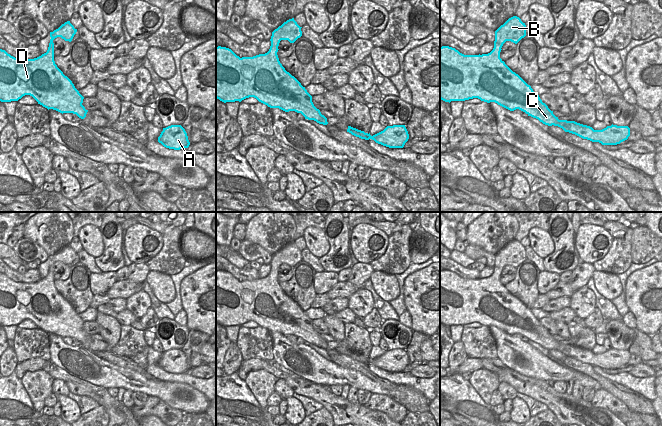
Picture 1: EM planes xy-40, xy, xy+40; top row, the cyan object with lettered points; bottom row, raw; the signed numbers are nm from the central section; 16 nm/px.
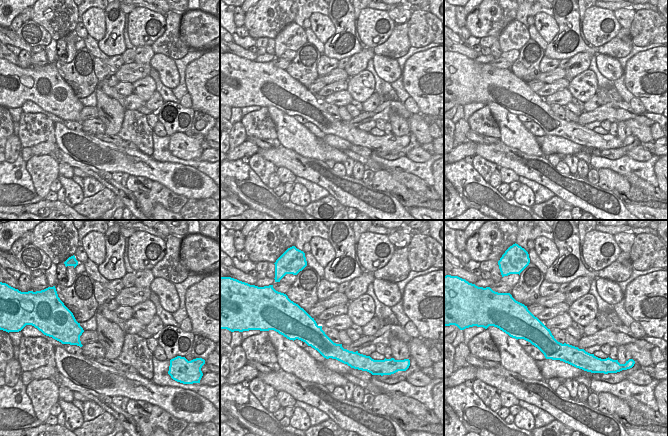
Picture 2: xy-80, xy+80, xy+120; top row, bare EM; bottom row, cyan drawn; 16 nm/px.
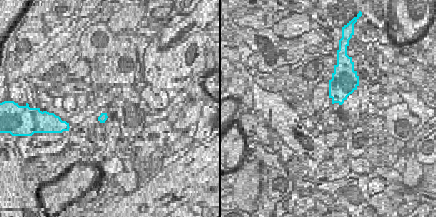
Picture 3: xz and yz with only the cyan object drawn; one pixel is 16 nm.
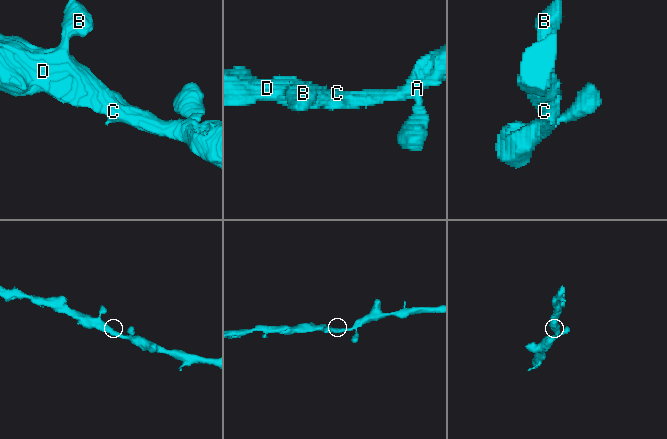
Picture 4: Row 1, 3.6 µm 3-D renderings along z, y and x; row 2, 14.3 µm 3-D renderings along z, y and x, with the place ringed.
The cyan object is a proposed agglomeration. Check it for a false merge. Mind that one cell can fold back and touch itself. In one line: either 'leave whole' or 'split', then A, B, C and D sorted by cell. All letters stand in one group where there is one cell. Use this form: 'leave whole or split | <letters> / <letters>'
leave whole | A B C D

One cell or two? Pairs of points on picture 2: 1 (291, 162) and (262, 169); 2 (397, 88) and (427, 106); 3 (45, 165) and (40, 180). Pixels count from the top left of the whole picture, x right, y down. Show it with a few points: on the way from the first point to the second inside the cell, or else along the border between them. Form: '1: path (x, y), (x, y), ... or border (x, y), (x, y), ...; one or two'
1: border (257, 153), (277, 167); two
2: border (403, 72), (403, 88), (410, 95); two
3: path (43, 169), (42, 176); one

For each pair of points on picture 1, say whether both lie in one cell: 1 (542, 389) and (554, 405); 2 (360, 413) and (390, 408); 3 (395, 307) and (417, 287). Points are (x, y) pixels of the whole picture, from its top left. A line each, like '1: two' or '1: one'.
1: one
2: two
3: two

